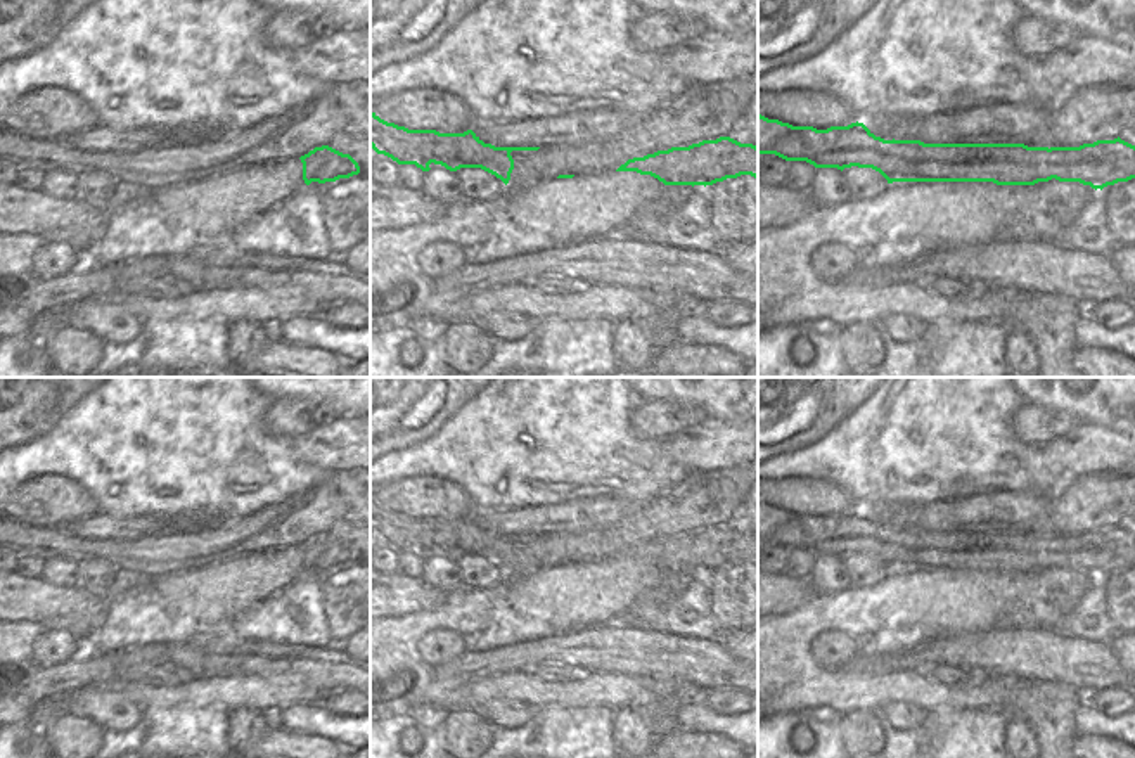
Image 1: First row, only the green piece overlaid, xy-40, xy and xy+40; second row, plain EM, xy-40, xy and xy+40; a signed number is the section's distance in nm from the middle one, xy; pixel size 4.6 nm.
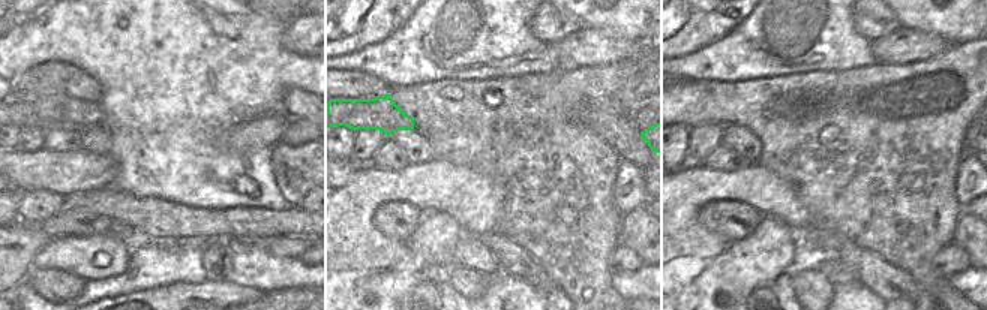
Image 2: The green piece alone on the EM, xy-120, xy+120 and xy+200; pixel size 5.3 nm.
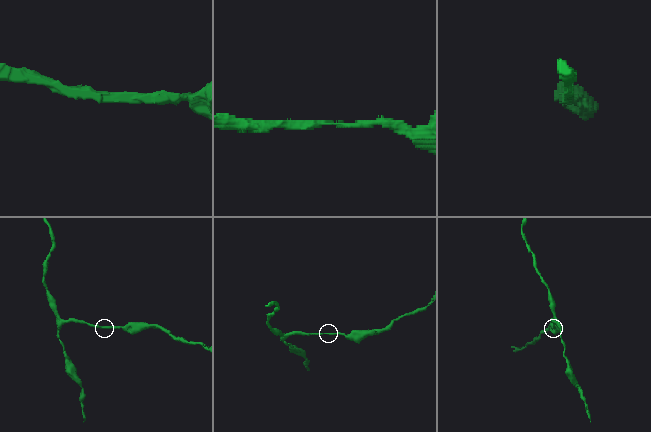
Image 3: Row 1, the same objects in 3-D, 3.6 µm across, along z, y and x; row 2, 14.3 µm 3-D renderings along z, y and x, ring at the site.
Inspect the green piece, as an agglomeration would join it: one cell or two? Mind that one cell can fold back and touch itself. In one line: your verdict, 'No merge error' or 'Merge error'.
No merge error.

